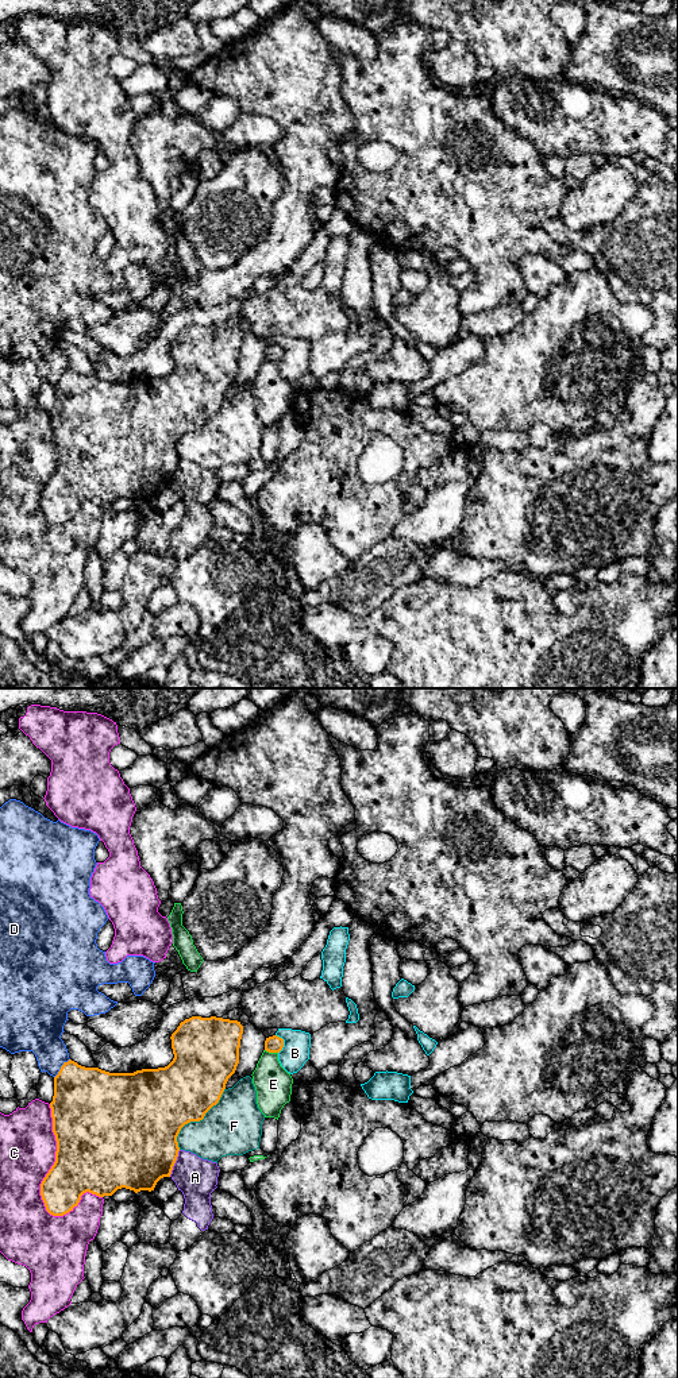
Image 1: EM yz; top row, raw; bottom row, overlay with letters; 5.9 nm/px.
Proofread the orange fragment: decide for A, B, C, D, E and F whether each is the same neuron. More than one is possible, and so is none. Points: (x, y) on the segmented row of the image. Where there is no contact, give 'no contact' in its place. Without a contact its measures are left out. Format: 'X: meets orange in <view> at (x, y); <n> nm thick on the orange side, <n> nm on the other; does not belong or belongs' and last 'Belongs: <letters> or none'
A: meets orange in yz at (174, 1162); 480 nm thick on the orange side, 240 nm on the other; does not belong
B: meets orange in yz at (282, 1043); 100 nm thick on the orange side, 160 nm on the other; does not belong
C: meets orange in yz at (53, 1165); 460 nm thick on the orange side, 340 nm on the other; does not belong
D: meets orange in yz at (61, 1068); 400 nm thick on the orange side, 240 nm on the other; does not belong
E: meets orange in yz at (272, 1052); 100 nm thick on the orange side, 220 nm on the other; does not belong
F: meets orange in yz at (196, 1120); 400 nm thick on the orange side, 340 nm on the other; does not belong
Belongs: none

